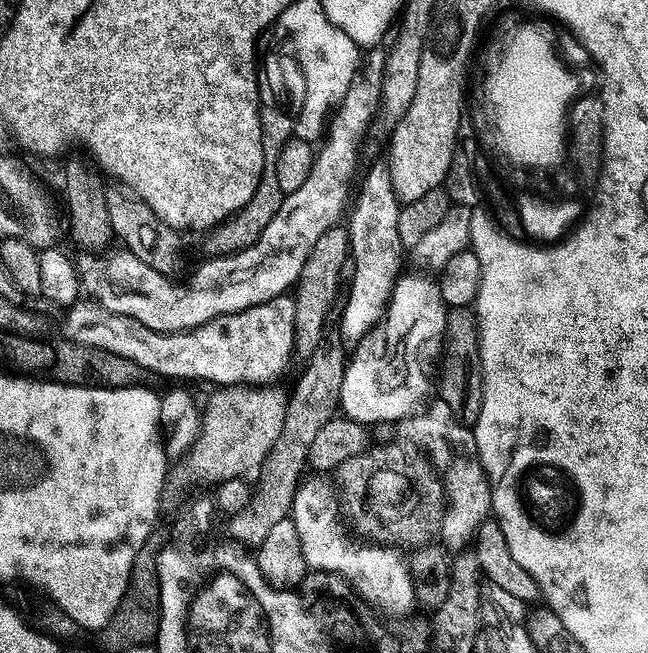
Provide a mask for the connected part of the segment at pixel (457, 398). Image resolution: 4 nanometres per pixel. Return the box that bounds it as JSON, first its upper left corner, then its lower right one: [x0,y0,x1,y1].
[438,308,482,426]

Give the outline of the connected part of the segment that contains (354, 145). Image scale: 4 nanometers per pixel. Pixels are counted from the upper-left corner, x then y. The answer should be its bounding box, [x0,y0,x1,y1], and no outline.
[196,74,382,323]

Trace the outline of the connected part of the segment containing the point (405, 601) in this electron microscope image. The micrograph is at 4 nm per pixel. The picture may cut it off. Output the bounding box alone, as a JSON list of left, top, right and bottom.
[290,479,417,614]

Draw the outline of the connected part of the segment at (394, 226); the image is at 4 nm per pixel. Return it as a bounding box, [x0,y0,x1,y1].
[340,163,402,342]

